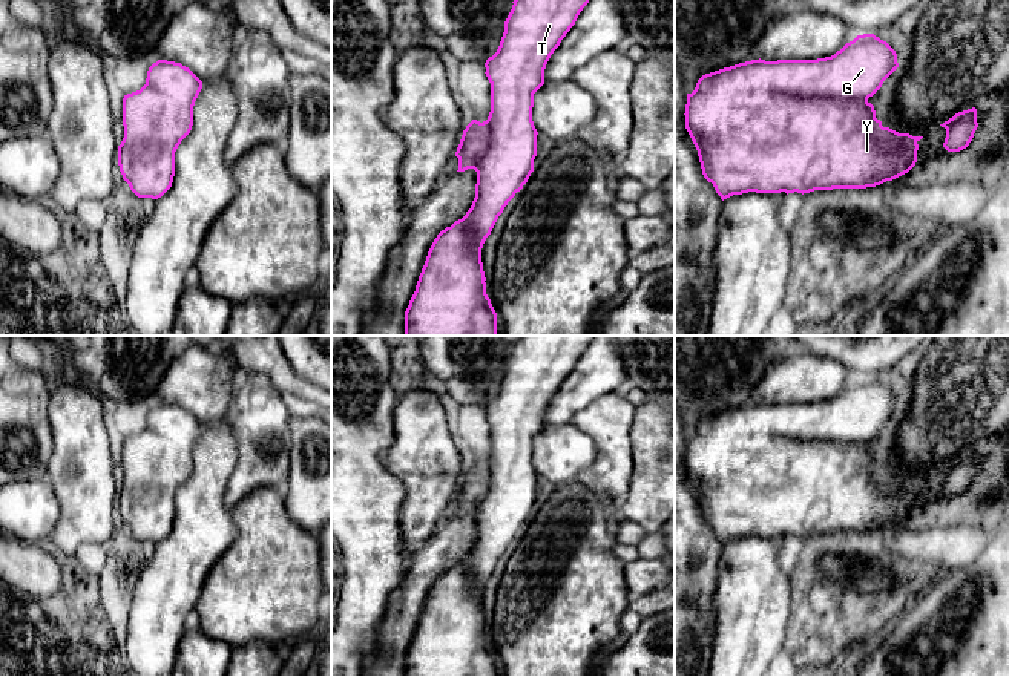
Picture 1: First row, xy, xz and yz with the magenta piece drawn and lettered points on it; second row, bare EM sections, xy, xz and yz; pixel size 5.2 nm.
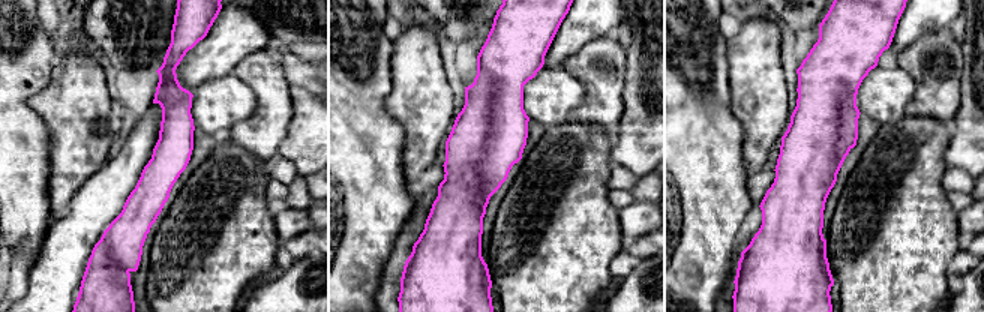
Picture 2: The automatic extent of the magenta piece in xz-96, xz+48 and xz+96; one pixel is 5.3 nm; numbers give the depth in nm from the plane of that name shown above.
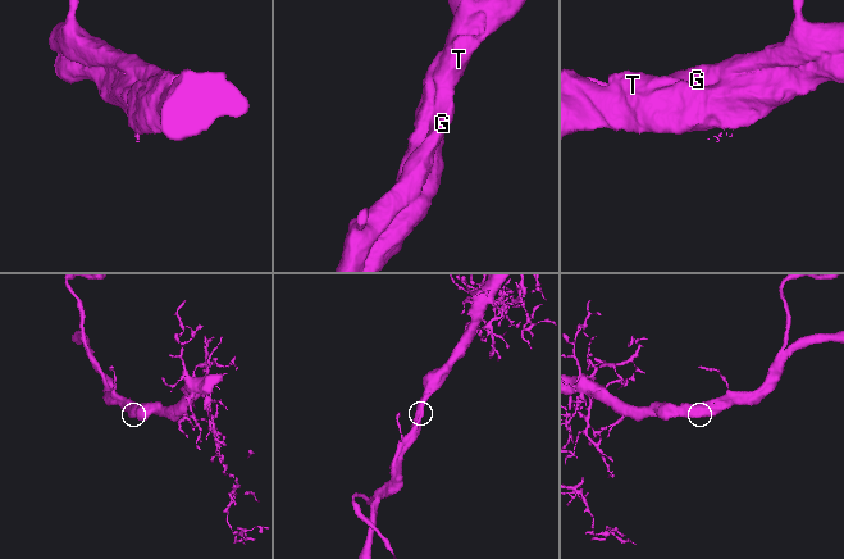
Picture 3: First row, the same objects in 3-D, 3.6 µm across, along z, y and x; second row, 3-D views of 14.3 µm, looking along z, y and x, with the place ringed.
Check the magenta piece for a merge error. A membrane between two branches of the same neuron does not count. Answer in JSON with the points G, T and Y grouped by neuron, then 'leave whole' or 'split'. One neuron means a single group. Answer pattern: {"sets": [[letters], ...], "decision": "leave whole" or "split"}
{"sets": [["G", "T", "Y"]], "decision": "leave whole"}

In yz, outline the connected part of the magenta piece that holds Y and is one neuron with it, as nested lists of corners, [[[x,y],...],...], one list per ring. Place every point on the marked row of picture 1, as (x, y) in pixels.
[[[874,34],[857,35],[853,41],[846,43],[840,51],[831,57],[817,60],[751,60],[730,67],[724,67],[702,75],[692,94],[687,94],[685,104],[685,129],[698,150],[704,178],[713,184],[721,199],[733,195],[748,192],[756,193],[810,193],[814,190],[833,189],[866,189],[876,187],[886,181],[892,181],[908,173],[917,162],[919,141],[923,136],[912,136],[909,133],[899,133],[889,127],[883,127],[882,121],[876,118],[874,106],[868,101],[883,84],[883,81],[899,67],[896,51]]]

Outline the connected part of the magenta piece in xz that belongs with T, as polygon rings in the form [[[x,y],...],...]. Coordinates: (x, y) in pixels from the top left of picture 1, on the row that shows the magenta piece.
[[[514,0],[504,21],[504,32],[497,52],[485,63],[491,83],[491,112],[486,121],[472,120],[463,130],[455,156],[458,170],[477,172],[475,198],[466,215],[434,239],[416,291],[405,311],[405,336],[497,336],[497,313],[486,294],[481,248],[508,202],[523,189],[534,172],[537,156],[537,129],[532,121],[534,94],[544,84],[544,69],[561,40],[575,25],[589,0]]]

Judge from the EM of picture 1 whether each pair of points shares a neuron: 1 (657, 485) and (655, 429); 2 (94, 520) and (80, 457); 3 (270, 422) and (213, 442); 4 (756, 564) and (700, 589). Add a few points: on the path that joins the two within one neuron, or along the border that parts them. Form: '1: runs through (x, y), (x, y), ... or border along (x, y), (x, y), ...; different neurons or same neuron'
1: runs through (657, 471), (655, 443); same neuron
2: runs through (86, 505), (82, 472); same neuron
3: border along (229, 416), (236, 449), (233, 471); different neurons
4: border along (723, 546), (715, 595), (716, 618); different neurons

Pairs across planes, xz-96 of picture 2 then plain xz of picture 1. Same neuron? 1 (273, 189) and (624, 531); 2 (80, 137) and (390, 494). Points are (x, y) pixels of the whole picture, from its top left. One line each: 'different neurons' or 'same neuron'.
1: different neurons
2: different neurons

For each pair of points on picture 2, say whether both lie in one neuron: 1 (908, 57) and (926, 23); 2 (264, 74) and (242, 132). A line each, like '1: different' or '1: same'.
1: different
2: same

